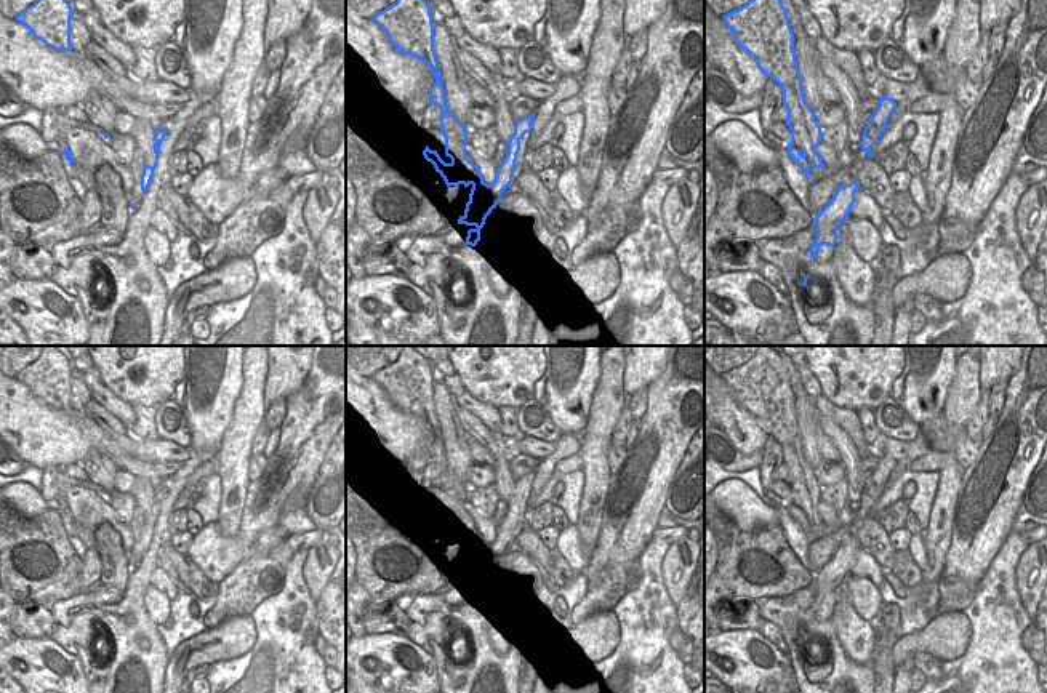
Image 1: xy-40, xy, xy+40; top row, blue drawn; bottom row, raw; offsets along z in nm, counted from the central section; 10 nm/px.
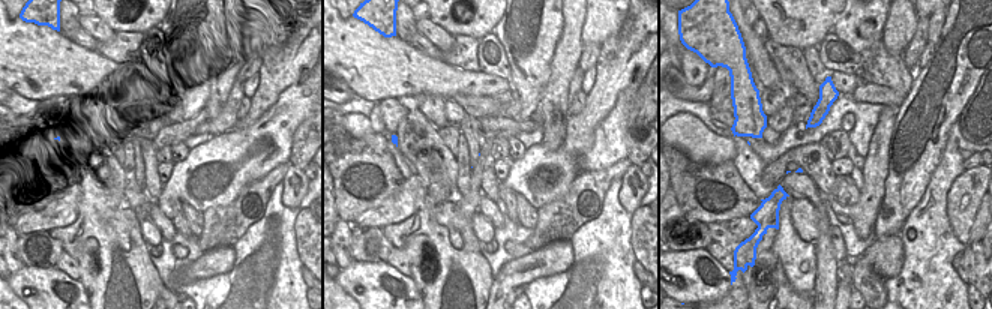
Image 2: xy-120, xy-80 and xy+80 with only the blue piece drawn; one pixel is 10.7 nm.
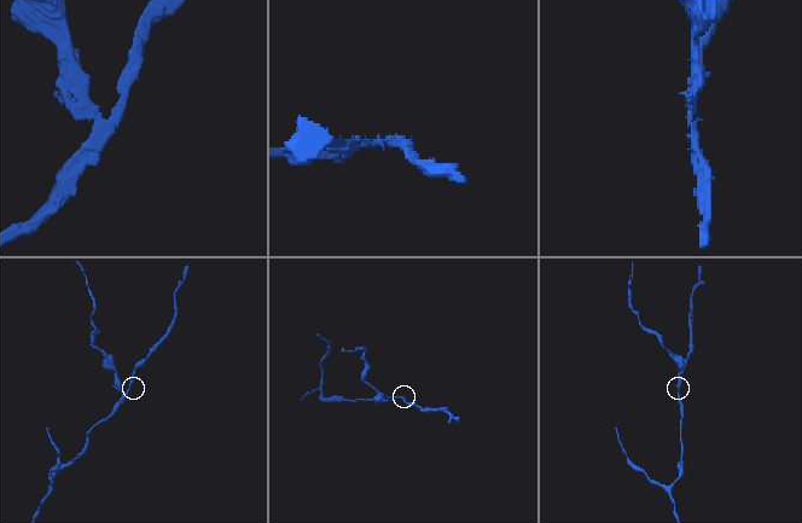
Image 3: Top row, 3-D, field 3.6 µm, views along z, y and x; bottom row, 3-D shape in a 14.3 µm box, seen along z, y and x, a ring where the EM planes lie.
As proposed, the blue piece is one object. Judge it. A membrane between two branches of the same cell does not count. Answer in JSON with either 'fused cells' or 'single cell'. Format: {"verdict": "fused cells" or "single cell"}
{"verdict": "fused cells"}

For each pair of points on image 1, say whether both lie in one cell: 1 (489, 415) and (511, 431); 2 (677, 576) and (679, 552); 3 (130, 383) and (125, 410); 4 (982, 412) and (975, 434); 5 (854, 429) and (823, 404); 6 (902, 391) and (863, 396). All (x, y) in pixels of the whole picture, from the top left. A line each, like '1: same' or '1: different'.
1: different
2: same
3: different
4: same
5: same
6: different

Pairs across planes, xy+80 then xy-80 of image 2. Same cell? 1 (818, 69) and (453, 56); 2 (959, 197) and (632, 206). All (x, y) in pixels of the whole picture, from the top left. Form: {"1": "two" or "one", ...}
{"1": "one", "2": "one"}

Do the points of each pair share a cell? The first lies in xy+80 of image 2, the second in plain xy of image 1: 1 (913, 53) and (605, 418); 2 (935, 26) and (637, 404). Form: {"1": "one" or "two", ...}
{"1": "two", "2": "one"}

